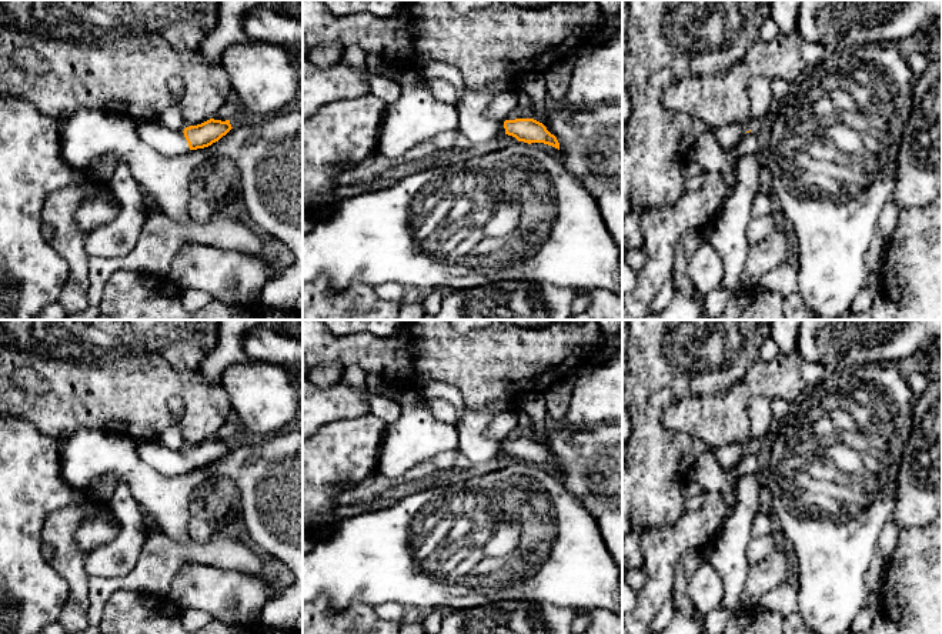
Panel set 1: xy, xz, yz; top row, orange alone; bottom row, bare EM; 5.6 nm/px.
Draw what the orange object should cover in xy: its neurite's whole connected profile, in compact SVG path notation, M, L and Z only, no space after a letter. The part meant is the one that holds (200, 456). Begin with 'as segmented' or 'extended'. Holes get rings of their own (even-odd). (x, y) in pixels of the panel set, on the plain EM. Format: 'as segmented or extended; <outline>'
extended; M158 438L140 441L137 453L151 468L167 477L176 477L190 470L204 468L218 461L231 450L230 440L210 438L201 444L186 447L183 451L167 448Z

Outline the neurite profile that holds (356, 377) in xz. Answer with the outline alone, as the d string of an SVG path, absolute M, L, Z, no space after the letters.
M357 366L345 367L340 383L364 393L370 393L367 386L367 373Z

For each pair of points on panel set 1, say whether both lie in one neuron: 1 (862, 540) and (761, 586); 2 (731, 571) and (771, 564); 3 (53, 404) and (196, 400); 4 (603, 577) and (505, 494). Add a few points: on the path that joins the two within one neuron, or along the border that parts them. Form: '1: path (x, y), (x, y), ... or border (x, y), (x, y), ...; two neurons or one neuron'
1: border (788, 549), (795, 566); two neurons
2: border (751, 567), (740, 597), (741, 601); two neurons
3: path (89, 387), (160, 387); one neuron
4: path (575, 550), (571, 546), (571, 536), (533, 497); one neuron

